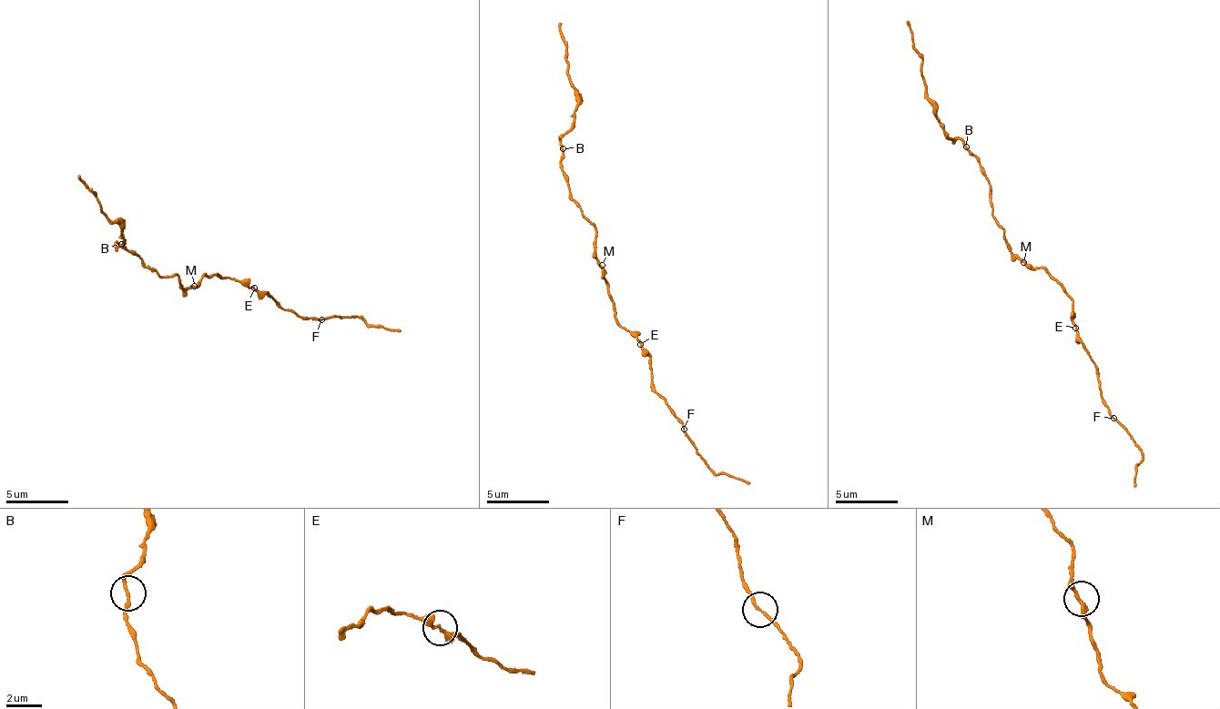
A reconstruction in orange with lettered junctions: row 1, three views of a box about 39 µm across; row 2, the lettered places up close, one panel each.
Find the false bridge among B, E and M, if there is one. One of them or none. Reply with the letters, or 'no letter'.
no letter

